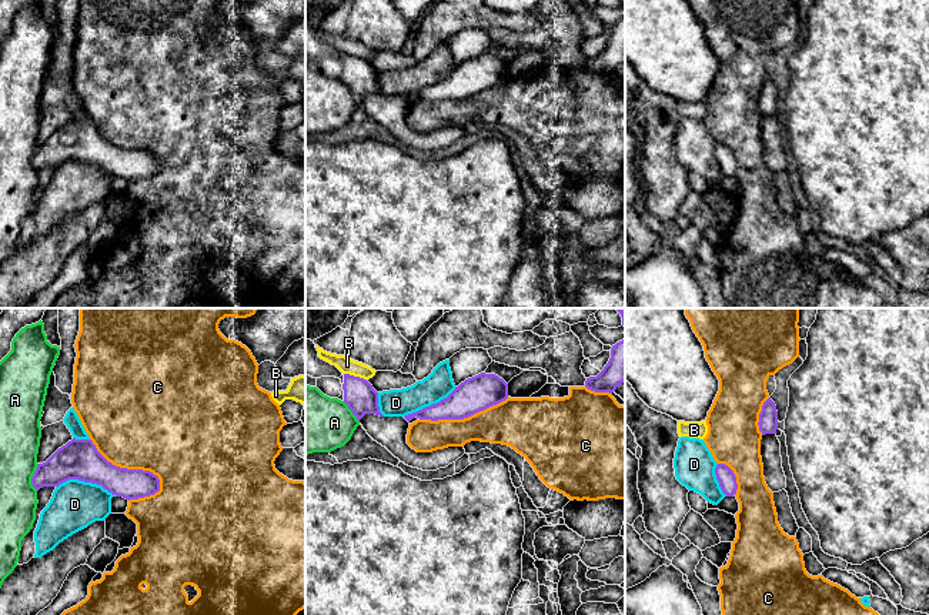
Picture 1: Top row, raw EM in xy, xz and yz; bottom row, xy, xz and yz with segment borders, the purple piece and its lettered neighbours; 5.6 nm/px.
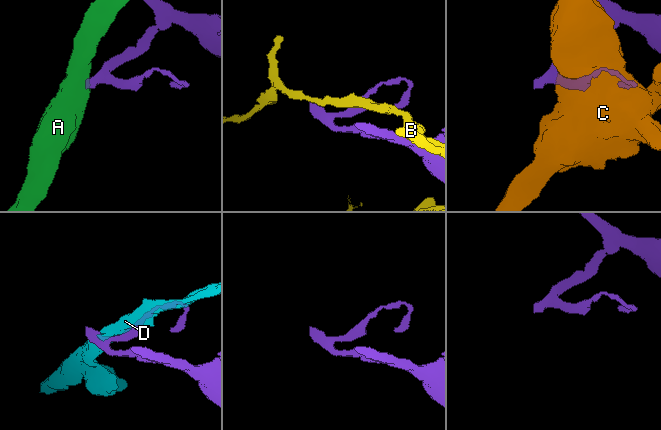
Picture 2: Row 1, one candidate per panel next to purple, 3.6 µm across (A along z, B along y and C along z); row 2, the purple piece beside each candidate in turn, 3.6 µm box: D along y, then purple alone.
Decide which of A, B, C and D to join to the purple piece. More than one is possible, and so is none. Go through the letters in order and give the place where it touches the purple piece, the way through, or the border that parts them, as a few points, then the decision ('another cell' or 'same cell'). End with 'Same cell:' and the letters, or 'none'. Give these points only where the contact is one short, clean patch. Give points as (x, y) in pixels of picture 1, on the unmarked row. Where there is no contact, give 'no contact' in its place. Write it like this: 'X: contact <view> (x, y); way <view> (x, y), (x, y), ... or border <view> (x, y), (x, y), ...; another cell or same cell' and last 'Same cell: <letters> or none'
A: contact xy (33, 157); another cell
B: contact xz (356, 57); another cell
C: contact xy (129, 150); another cell
D: contact xy (84, 161); another cell
Same cell: none

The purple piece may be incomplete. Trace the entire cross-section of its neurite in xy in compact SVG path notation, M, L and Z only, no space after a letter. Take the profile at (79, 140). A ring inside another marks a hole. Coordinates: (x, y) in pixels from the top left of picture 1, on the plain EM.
M73 118L46 143L39 144L31 158L39 171L59 167L68 160L101 166L116 177L138 180L160 171L160 160L150 151L120 148L108 143L91 120Z

